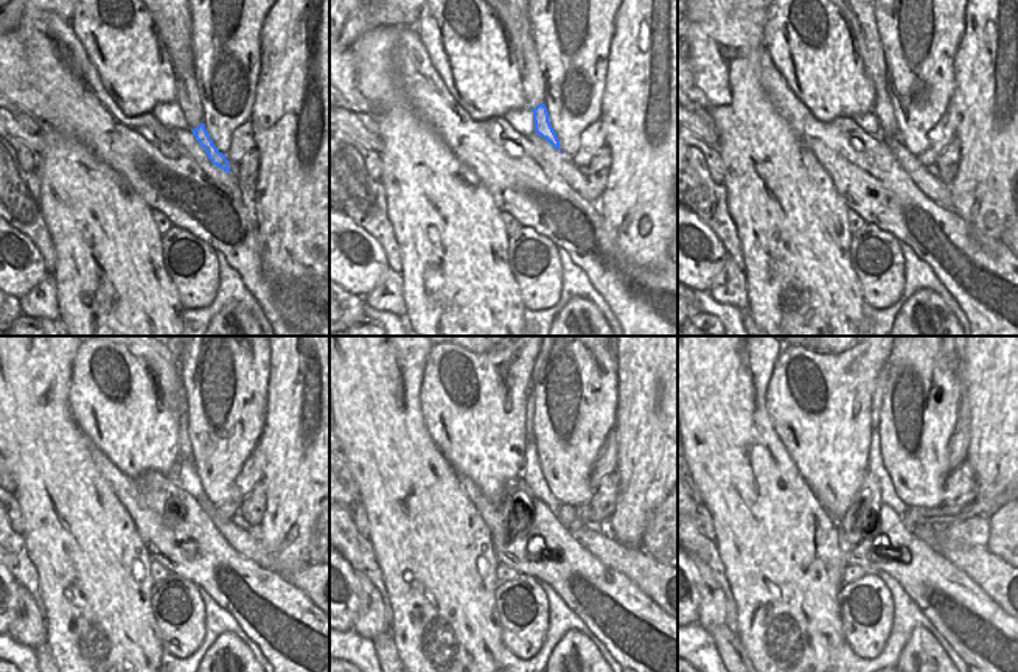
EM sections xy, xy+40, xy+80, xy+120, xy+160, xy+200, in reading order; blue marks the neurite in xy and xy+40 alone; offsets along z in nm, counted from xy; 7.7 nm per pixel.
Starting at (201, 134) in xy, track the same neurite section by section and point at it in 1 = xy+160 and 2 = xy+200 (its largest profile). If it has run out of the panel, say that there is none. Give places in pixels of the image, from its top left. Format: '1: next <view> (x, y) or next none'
1: next xy+160 (530, 400)
2: next xy+200 (882, 380)

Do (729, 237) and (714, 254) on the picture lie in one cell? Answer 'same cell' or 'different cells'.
different cells

